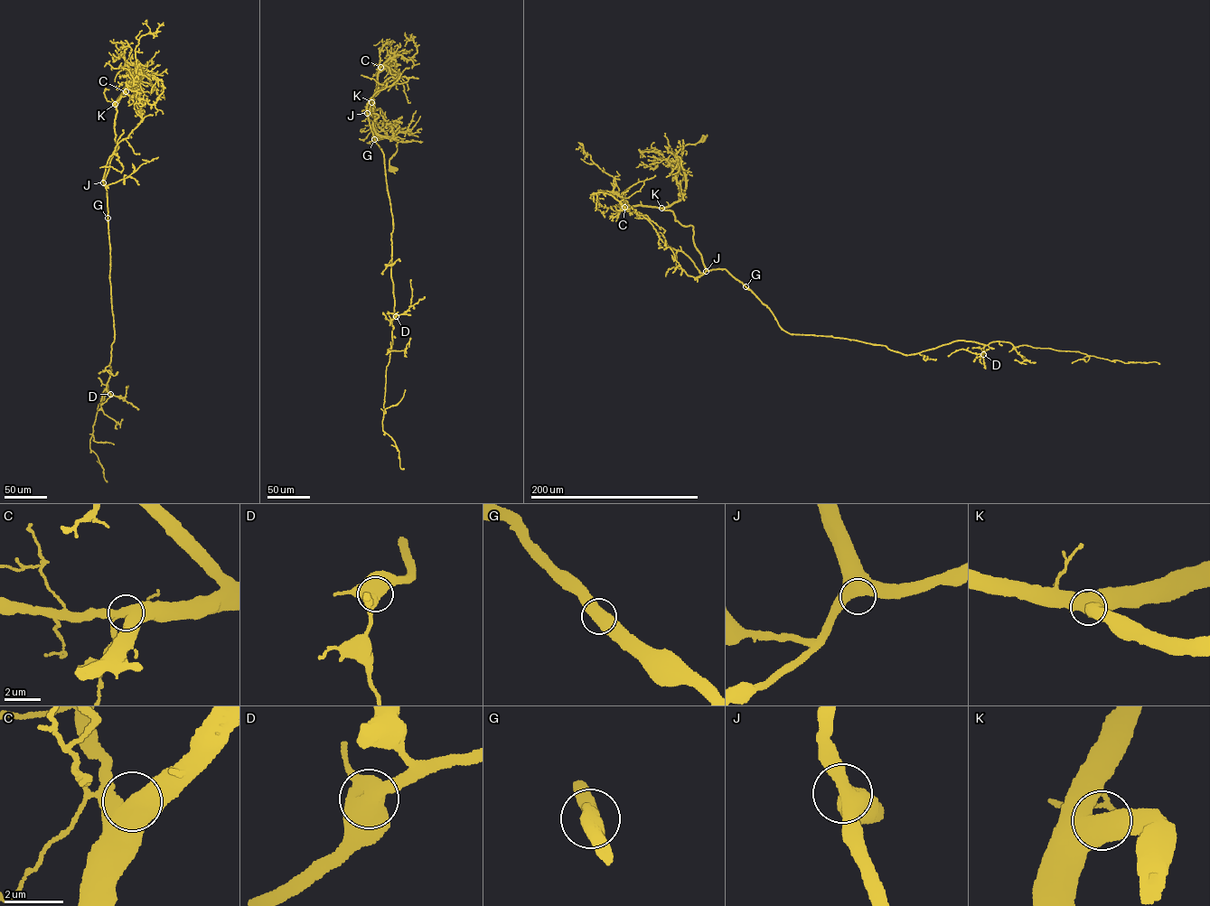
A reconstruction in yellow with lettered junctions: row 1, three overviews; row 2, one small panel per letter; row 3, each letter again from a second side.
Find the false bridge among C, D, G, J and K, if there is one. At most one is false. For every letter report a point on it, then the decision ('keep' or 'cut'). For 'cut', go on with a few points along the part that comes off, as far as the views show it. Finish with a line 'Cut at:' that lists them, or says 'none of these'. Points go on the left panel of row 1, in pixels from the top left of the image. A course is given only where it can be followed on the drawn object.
C: (126, 91) | keep
D: (110, 394) | keep
G: (107, 218) | keep
J: (103, 182) | keep
K: (115, 104) | keep
Cut at: none of these

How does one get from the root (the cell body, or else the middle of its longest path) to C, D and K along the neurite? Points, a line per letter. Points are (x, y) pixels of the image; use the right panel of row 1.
C: (703, 138), (685, 144), (681, 150), (680, 163), (686, 183), (681, 198), (664, 207), (624, 207)
D: (703, 138), (661, 209), (783, 330), (983, 354)
K: (703, 138), (682, 148), (680, 163), (685, 190), (680, 200), (661, 208)

